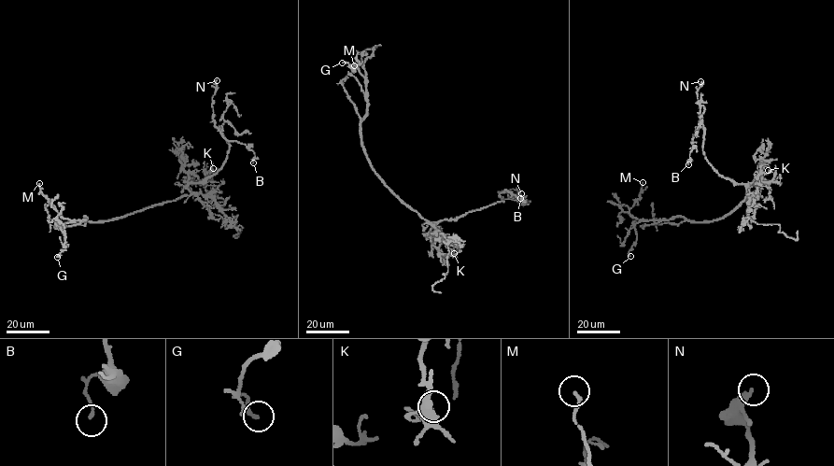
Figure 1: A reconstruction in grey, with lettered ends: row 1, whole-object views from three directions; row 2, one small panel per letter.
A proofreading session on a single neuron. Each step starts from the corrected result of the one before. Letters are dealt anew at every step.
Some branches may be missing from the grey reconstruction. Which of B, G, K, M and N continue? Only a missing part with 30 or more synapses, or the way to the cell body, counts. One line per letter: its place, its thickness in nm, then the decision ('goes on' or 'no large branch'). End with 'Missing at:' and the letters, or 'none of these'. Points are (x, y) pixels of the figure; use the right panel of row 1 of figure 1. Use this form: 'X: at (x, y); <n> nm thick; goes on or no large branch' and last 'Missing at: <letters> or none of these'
B: at (688, 164); 130 nm thick; no large branch
G: at (630, 256); 170 nm thick; no large branch
K: at (768, 170); 90 nm thick; no large branch
M: at (643, 182); 120 nm thick; no large branch
N: at (700, 81); 200 nm thick; no large branch
Missing at: none of these

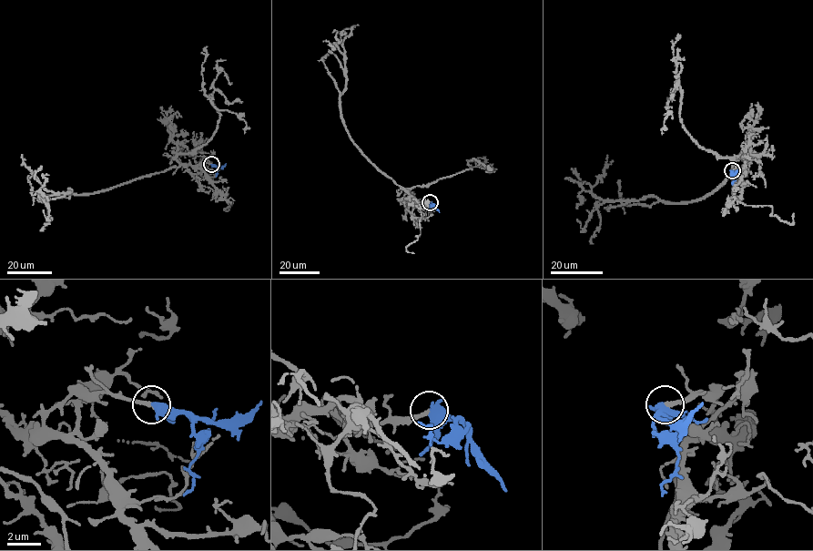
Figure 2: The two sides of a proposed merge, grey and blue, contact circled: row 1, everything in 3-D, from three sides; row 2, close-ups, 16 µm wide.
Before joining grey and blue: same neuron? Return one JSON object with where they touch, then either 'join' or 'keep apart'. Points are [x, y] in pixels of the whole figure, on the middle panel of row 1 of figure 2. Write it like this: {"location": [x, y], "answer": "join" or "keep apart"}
{"location": [430, 202], "answer": "join"}

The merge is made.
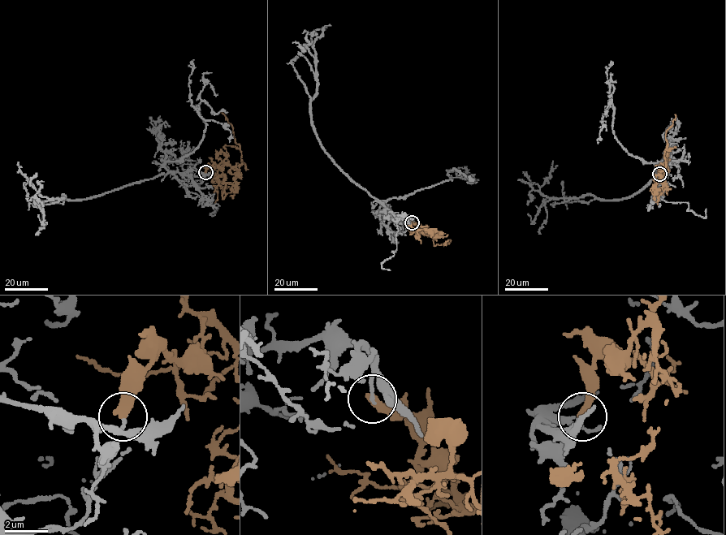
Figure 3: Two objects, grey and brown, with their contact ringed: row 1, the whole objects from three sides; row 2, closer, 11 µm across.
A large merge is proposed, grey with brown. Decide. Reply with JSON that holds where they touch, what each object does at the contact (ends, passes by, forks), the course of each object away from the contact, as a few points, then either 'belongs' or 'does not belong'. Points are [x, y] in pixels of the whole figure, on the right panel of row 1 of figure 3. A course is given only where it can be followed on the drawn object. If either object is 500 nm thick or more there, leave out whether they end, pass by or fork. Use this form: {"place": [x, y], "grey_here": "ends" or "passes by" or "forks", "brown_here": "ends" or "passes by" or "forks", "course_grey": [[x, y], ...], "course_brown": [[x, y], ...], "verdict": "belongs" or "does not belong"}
{"place": [659, 174], "grey_here": "passes by", "brown_here": "ends", "course_grey": [[659, 174], [666, 176], [657, 173], [637, 191], [619, 200], [554, 198], [539, 189], [552, 160]], "course_brown": [[659, 174], [662, 167], [666, 165], [666, 167], [667, 151], [676, 148], [667, 149], [665, 137], [675, 114]], "verdict": "does not belong"}

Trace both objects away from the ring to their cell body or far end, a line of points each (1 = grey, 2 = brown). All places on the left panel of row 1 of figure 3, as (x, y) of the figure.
1: (205, 171), (160, 173), (97, 196), (69, 200), (63, 195), (51, 199), (40, 195), (18, 161)
2: (205, 171), (221, 161), (217, 155), (226, 154), (225, 145), (240, 148), (221, 113)

